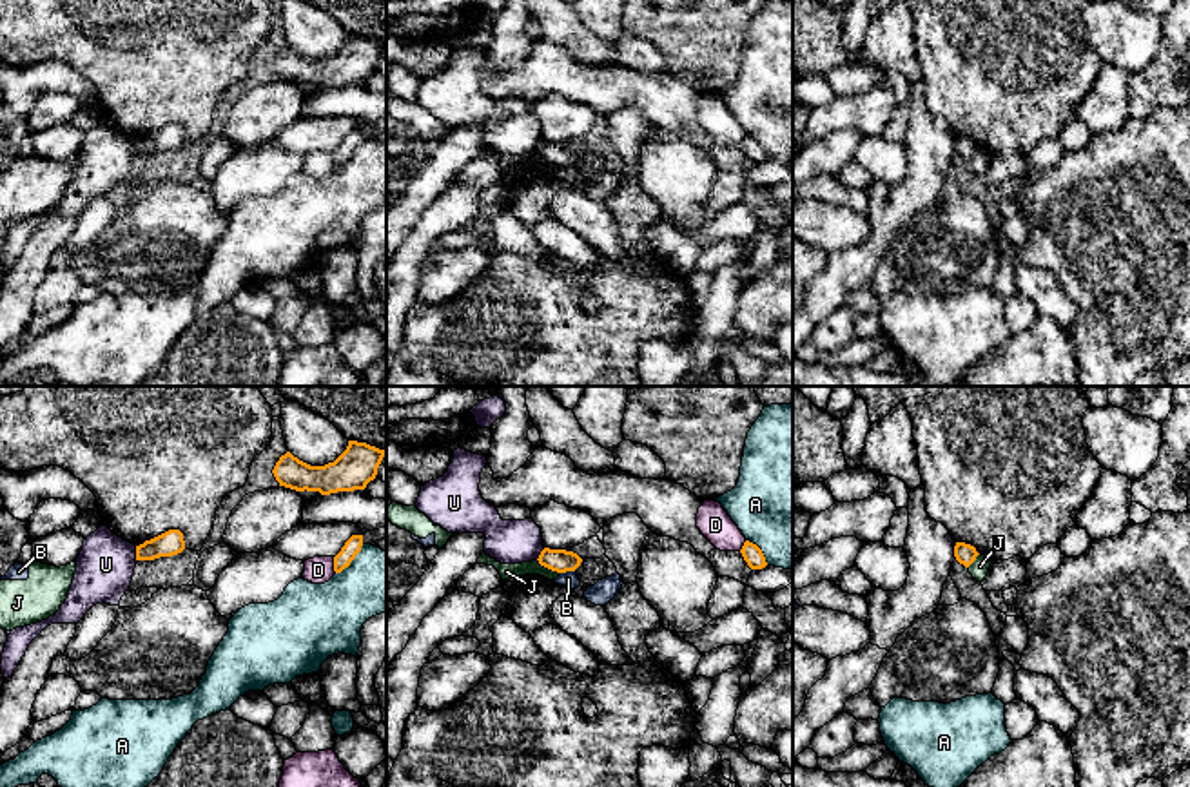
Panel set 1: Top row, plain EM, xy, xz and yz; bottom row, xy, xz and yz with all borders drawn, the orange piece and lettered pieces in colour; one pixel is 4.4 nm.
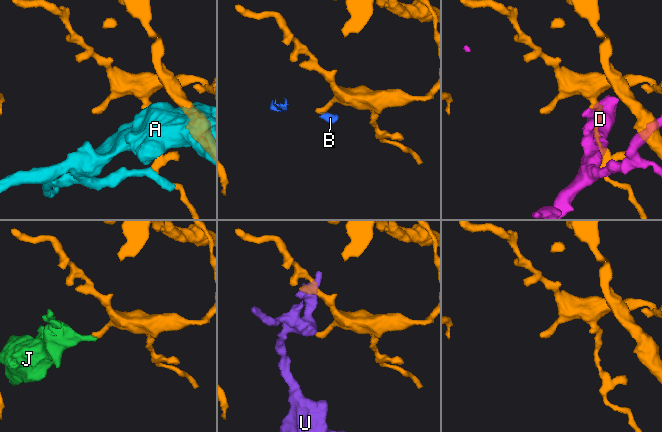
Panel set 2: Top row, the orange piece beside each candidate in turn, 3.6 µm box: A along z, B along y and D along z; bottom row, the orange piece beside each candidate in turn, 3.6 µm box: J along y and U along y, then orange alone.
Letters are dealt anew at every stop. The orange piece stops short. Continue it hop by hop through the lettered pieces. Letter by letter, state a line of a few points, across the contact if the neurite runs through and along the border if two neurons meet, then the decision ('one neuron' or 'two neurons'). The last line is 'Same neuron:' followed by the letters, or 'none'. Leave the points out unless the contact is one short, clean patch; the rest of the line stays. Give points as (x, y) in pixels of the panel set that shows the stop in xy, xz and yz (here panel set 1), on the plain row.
A: two neurons
B: two neurons
D: two neurons
J: xz (537, 153), (557, 167) | two neurons
U: xy (135, 140), (136, 155) | two neurons
Same neuron: none

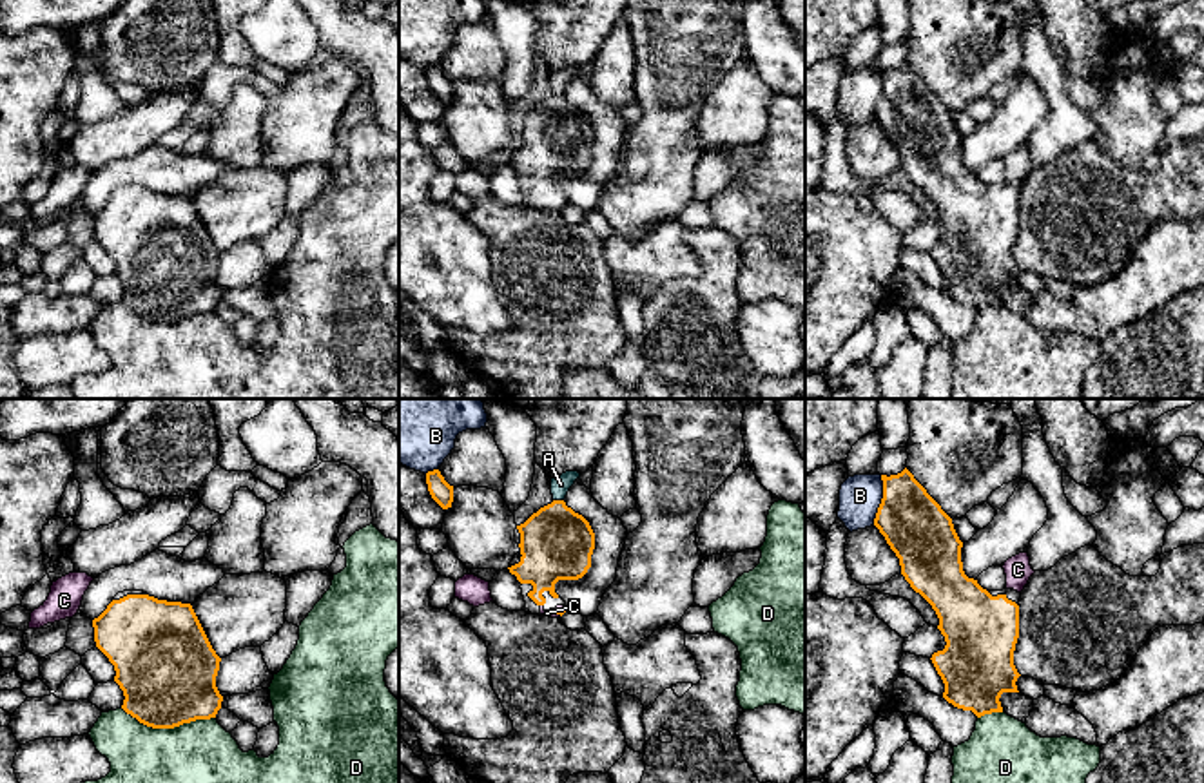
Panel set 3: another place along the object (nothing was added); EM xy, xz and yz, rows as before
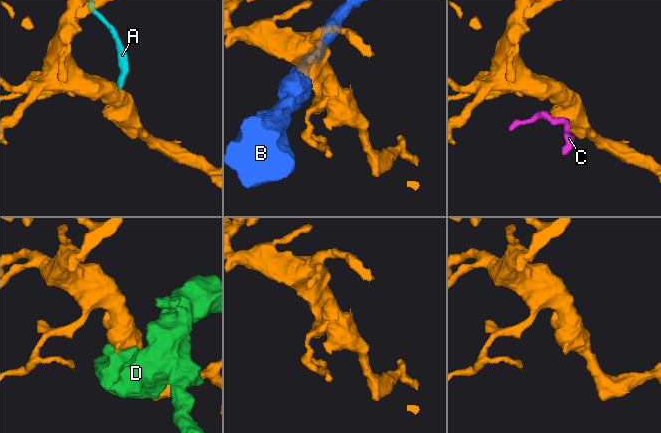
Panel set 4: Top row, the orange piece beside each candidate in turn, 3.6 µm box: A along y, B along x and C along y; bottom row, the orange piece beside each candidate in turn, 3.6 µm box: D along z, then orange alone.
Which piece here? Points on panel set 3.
A: xz (553, 93), (563, 95) | two neurons
B: two neurons
C: one neuron
D: two neurons
Same neuron: C

